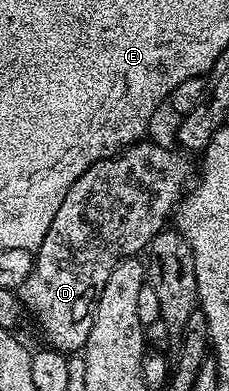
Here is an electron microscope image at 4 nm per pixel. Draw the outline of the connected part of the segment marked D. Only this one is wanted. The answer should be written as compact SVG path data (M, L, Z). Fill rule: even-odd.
M141 139L135 145L121 149L115 157L107 157L94 163L66 191L46 239L35 249L32 270L28 278L20 284L18 296L21 306L36 320L40 333L51 348L65 355L83 350L92 326L92 311L110 271L125 257L140 255L147 250L154 234L161 232L169 224L174 210L180 204L182 194L189 188L194 177L194 165L188 162L189 154L179 148L167 149L155 145L149 139Z

